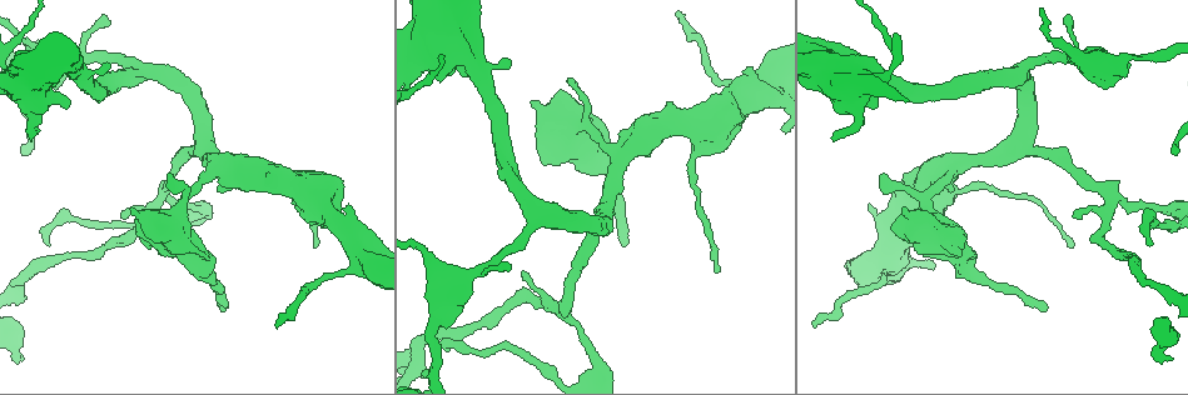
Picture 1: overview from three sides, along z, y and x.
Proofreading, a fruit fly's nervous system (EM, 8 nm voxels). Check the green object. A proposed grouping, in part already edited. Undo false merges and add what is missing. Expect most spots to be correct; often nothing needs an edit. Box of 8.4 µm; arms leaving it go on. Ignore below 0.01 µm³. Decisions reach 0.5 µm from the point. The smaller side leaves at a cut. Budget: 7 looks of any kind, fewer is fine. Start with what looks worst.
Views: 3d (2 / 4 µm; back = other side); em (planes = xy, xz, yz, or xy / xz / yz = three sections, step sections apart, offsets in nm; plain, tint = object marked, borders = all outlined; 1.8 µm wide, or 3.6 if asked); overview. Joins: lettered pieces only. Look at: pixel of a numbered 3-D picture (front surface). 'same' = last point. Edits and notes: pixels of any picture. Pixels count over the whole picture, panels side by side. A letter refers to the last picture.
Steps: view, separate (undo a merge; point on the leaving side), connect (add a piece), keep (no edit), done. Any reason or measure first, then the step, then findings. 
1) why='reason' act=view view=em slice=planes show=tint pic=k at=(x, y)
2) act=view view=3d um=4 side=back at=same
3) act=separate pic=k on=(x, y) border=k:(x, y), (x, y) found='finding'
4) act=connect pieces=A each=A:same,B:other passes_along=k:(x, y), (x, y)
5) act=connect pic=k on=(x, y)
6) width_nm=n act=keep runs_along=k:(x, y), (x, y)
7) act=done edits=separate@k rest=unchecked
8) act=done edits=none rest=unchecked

why='long arm stops here' act=view view=em slice=planes show=borders pic=1 at=(21, 361)

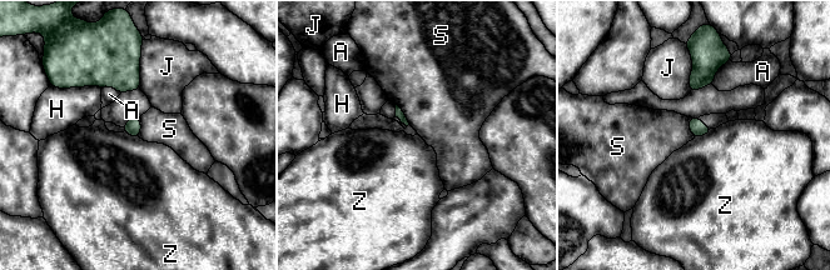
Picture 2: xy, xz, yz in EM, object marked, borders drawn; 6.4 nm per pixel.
act=keep each=A:other,H:other,J:other,S:other,Z:other border=2:(712, 129), (695, 138) found='no lettered piece goes on from it'

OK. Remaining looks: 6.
why='tapers out' act=view view=3d um=4 pic=1 at=(624, 245)

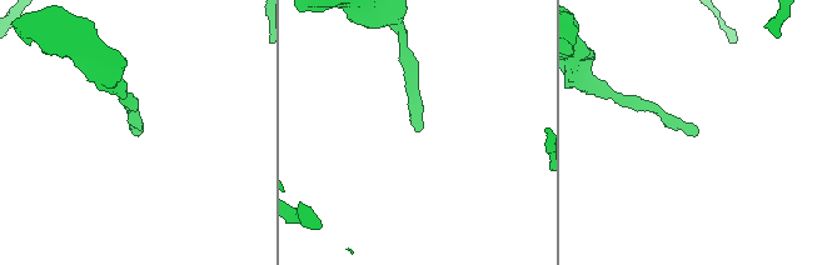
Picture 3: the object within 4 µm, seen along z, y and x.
why='need the tissue' act=view view=em slice=planes show=borders pic=3 at=(419, 128)

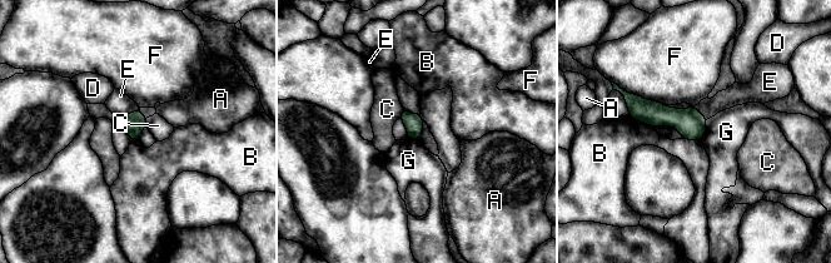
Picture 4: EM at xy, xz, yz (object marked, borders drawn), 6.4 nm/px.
width_nm=120 act=keep each=A:other,B:other,C:other,D:other,E:other,F:other,G:other border=4:(707, 119), (705, 134), (701, 138) found='none of them fits'

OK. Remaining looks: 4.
act=view view=em slice=planes show=borders pic=1 at=(449, 350)

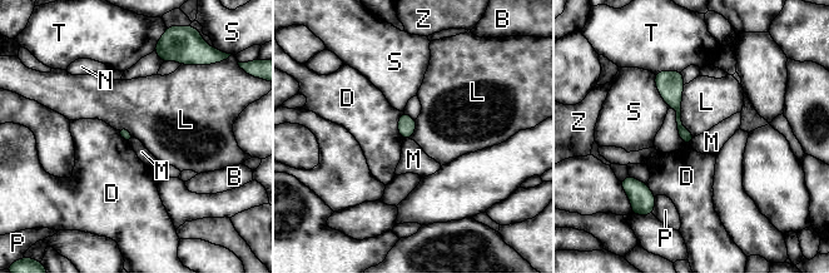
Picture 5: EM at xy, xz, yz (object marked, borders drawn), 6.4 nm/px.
longest_contact=L:360nm act=keep each=B:other,D:other,L:other,M:other,N:other,P:other,S:other,T:other,Z:other runs_along=5:(660, 75), (670, 85), (688, 140) found='none of them fits'

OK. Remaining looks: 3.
act=done edits=none rest=unchecked

